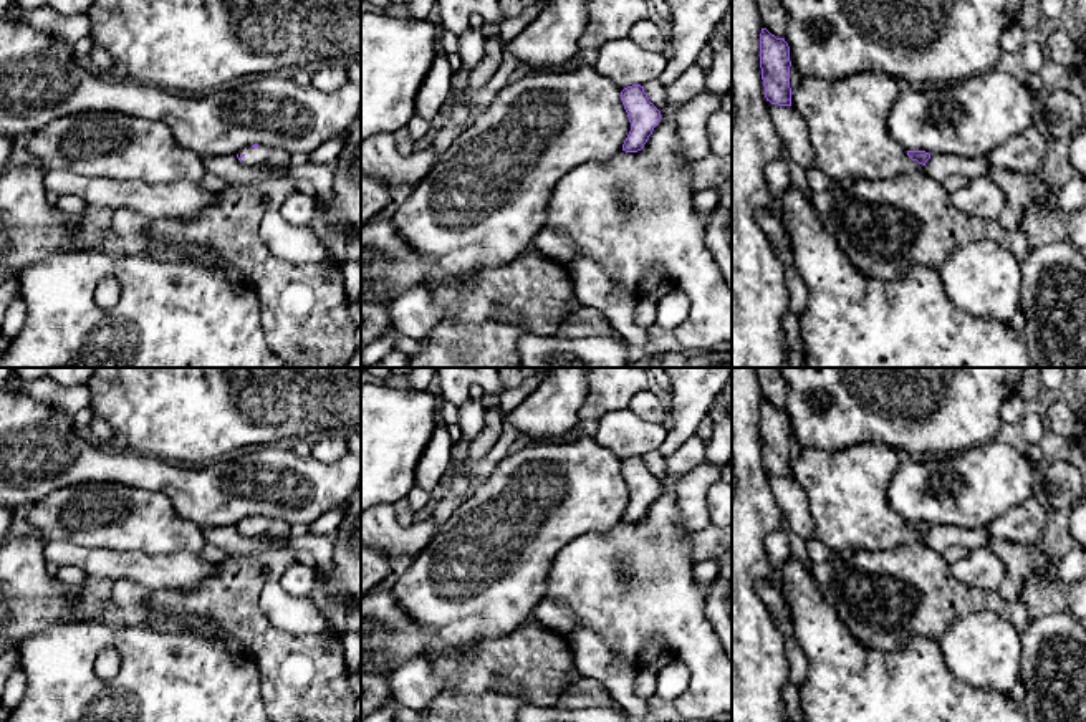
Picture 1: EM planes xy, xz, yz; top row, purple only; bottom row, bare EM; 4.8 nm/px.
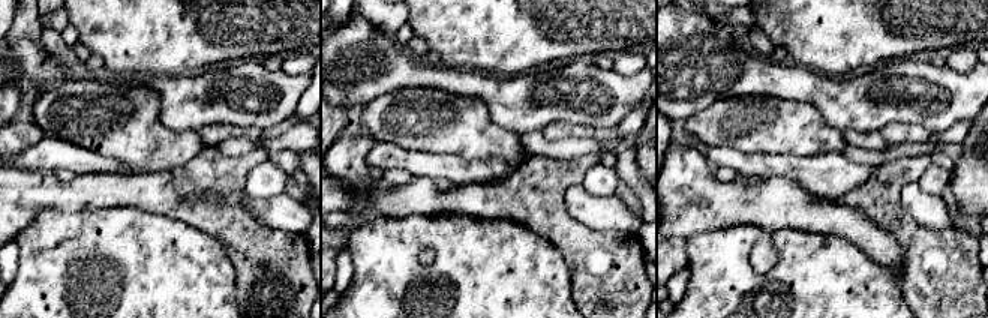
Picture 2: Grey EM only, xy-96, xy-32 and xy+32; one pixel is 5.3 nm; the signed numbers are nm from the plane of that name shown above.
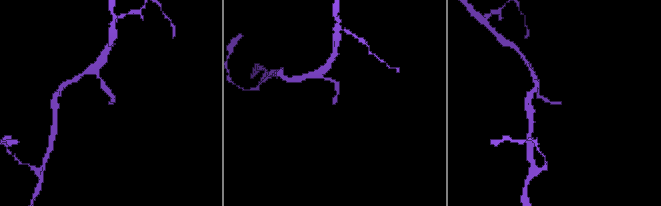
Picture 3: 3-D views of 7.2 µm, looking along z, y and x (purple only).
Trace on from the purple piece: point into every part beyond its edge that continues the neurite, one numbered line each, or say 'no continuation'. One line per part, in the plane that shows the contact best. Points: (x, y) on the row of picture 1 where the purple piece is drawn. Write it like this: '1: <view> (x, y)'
1: xy (254, 156)

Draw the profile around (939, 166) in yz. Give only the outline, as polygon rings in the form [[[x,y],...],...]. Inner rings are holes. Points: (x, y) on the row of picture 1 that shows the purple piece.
[[[934,154],[924,166],[924,172],[937,182],[944,182],[952,174],[963,174],[968,179],[988,176],[992,164],[988,157],[962,157],[955,154]]]

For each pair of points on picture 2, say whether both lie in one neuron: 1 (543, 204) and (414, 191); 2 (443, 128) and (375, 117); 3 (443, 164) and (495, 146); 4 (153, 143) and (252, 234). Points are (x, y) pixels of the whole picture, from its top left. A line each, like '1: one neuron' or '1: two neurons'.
1: one neuron
2: one neuron
3: two neurons
4: two neurons

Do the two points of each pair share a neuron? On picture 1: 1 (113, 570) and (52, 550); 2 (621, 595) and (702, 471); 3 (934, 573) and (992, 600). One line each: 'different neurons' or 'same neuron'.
1: same neuron
2: different neurons
3: same neuron

